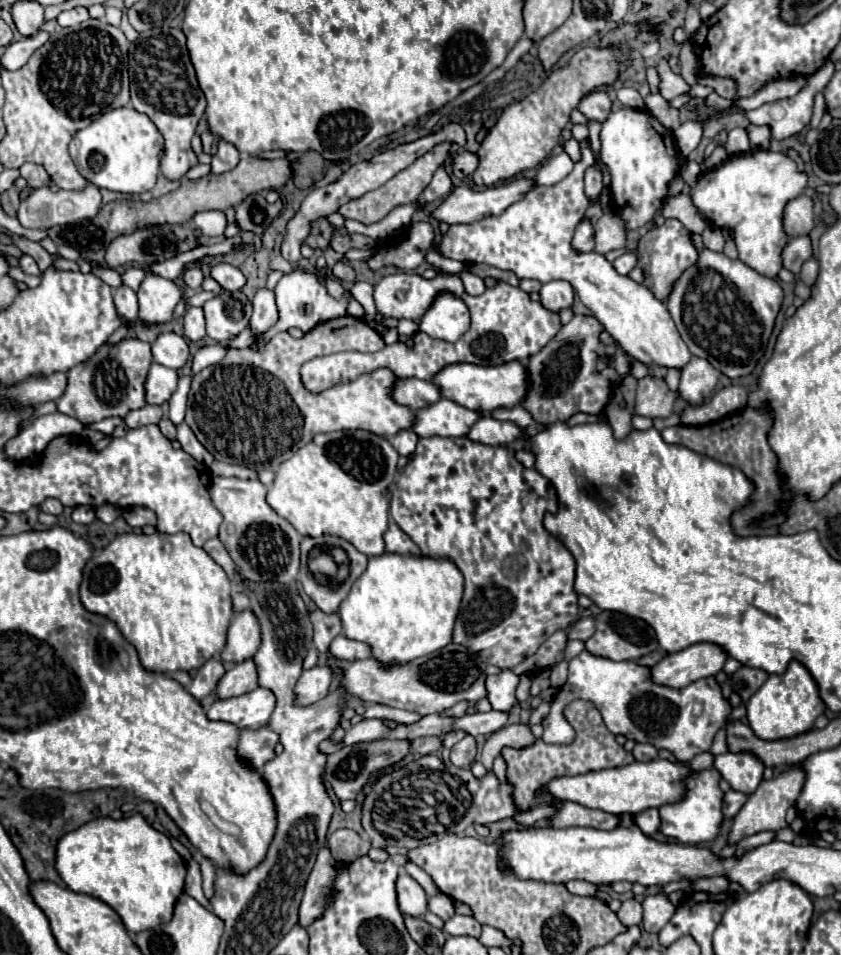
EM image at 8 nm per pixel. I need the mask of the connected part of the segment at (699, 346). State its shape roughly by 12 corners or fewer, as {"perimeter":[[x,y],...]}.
{"perimeter":[[709,250],[665,302],[693,356],[729,378],[767,348],[777,280]]}

